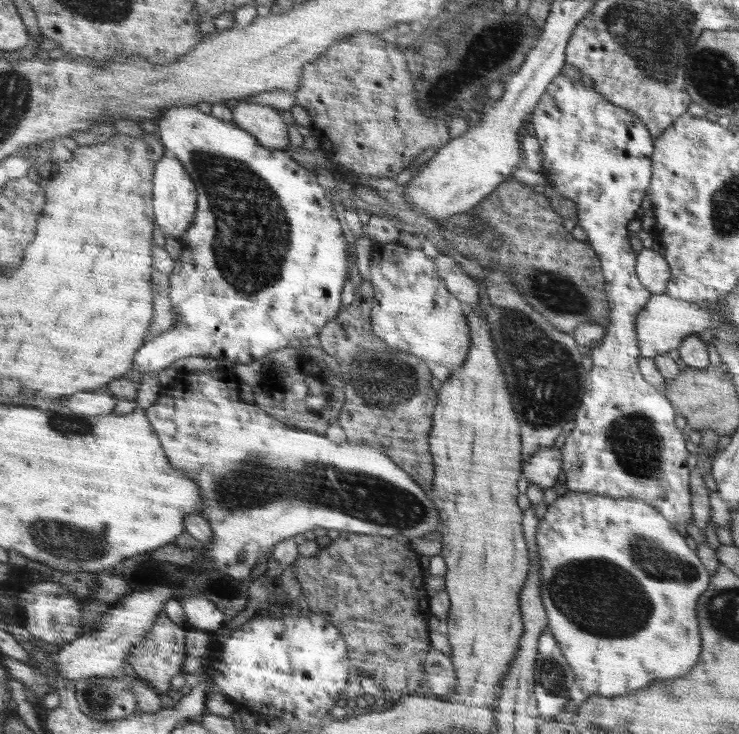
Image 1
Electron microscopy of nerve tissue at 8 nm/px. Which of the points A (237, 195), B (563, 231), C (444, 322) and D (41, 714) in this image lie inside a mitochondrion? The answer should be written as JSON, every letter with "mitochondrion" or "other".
{"A":"mitochondrion","B":"other","C":"other","D":"other"}

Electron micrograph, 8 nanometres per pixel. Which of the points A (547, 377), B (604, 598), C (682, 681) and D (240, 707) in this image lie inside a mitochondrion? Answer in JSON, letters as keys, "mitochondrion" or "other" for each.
{"A":"mitochondrion","B":"mitochondrion","C":"other","D":"other"}

